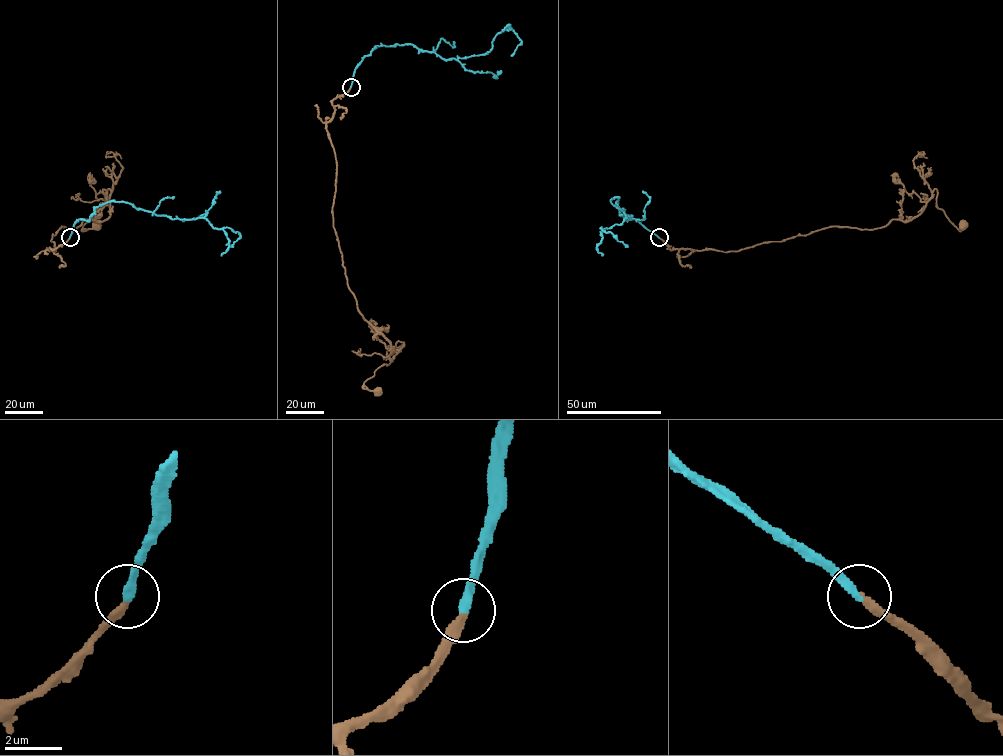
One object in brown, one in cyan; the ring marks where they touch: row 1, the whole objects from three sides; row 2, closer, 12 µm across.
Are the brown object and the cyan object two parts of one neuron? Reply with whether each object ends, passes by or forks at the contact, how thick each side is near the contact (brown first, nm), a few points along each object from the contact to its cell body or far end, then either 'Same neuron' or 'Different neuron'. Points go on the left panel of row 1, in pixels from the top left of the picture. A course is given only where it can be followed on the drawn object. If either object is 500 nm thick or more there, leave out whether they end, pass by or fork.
At the ring brown ends. At the ring cyan ends. Thickness 280 nm (brown) against 320 nm. Course of brown: (70, 237), (45, 251), (55, 251), (52, 235), (62, 226), (105, 220), (109, 189), (83, 228), (96, 224). Course of cyan: (70, 237), (95, 208), (124, 201), (230, 228), (240, 237), (229, 246). Same neuron

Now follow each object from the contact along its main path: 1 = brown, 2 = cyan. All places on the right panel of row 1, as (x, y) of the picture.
1: (659, 237), (671, 249), (738, 251), (832, 226), (882, 228), (918, 216), (934, 189), (936, 206), (964, 224)
2: (659, 237), (634, 219), (627, 220), (616, 201), (632, 217), (608, 228), (601, 228), (628, 246)

